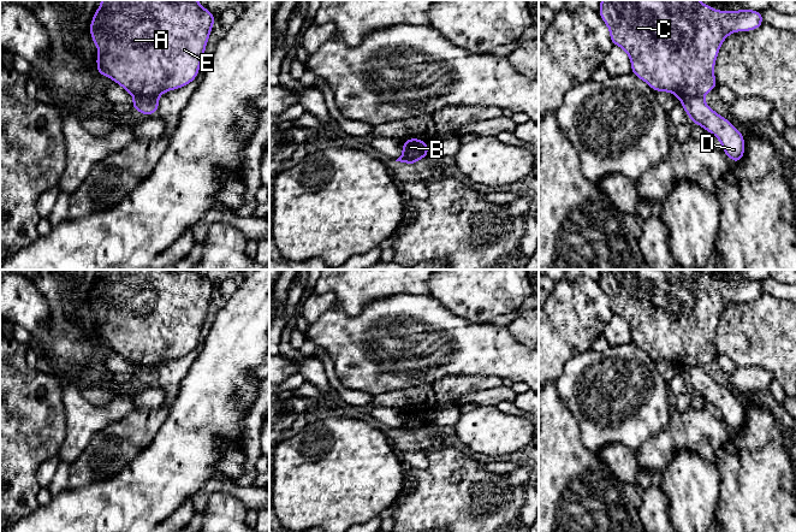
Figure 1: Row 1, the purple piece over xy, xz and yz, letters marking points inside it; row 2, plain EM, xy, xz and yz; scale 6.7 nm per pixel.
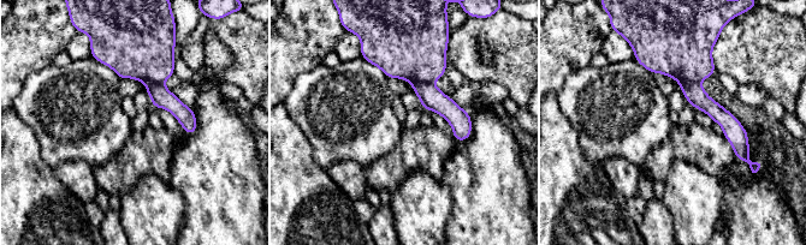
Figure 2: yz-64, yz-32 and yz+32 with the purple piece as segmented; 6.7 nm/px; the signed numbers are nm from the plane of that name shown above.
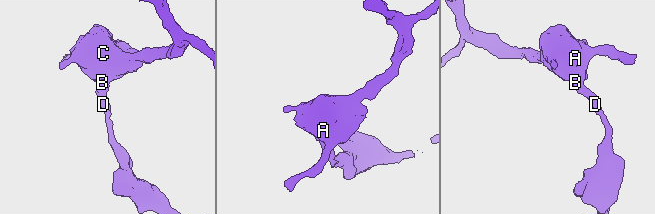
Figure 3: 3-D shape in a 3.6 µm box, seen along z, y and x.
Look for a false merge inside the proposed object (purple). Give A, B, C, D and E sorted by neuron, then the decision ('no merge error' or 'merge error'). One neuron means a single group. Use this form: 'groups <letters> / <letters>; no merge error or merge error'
groups A B C E / D; merge error

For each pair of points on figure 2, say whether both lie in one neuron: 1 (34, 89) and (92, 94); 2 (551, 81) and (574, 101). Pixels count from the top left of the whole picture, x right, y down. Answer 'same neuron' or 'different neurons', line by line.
1: same neuron
2: different neurons

